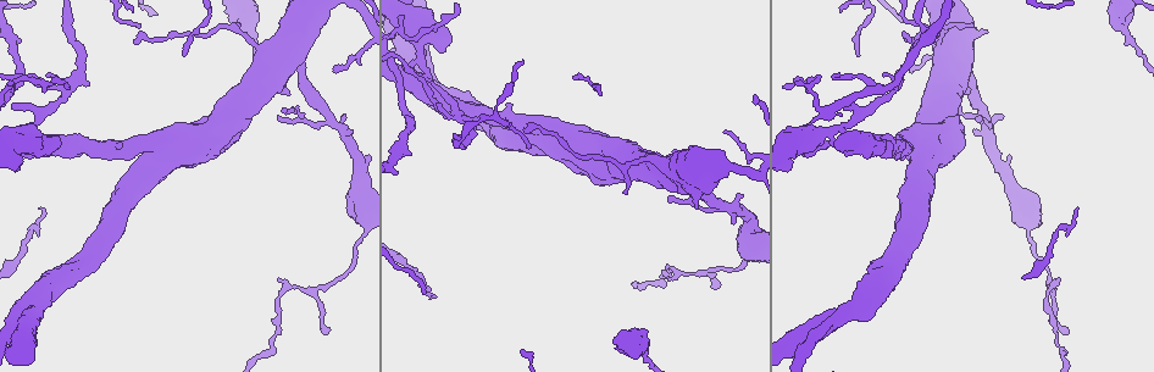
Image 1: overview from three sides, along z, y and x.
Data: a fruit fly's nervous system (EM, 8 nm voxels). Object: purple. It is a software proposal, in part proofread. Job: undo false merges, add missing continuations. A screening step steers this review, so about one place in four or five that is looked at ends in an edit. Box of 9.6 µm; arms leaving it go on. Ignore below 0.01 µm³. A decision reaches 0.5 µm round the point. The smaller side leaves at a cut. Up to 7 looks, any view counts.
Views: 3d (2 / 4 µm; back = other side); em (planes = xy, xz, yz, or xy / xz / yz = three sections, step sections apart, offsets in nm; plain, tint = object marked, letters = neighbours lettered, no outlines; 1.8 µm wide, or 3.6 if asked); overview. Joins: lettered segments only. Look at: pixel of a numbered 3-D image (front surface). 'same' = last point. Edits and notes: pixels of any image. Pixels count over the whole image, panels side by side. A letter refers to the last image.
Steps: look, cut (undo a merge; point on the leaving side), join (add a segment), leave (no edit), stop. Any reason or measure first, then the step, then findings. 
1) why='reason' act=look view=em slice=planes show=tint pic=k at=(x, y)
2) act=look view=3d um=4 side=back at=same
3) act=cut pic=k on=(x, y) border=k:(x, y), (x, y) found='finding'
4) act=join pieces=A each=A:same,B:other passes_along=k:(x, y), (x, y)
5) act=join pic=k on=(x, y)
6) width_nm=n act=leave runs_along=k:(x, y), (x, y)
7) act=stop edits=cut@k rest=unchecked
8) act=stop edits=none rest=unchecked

why='sharp bend' act=look view=3d um=4 pic=1 at=(680, 189)

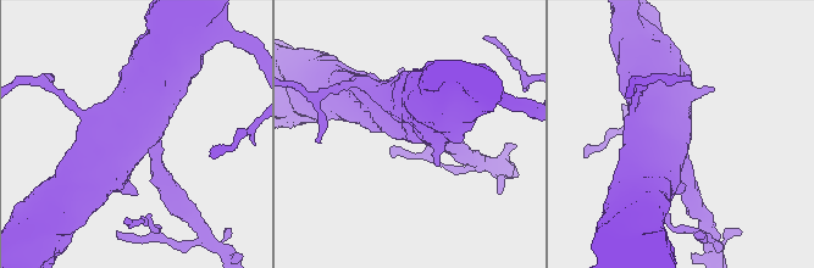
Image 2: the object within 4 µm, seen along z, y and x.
why='shape alone is not enough' act=look view=em slice=planes show=letters pic=2 at=(141, 135)

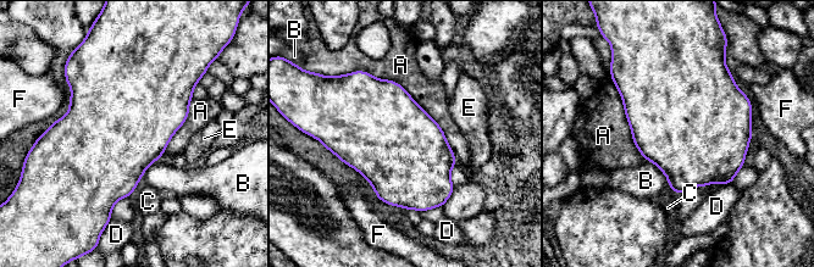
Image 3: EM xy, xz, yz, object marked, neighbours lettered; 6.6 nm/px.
longest_contact=A:900nm act=leave each=A:other,B:other,C:other,D:other,E:other,F:other border=3:(350, 72), (396, 81), (457, 162) found='continuous, no second neuron'

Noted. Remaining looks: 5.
act=look view=em slice=planes show=letters pic=1 at=(453, 109)

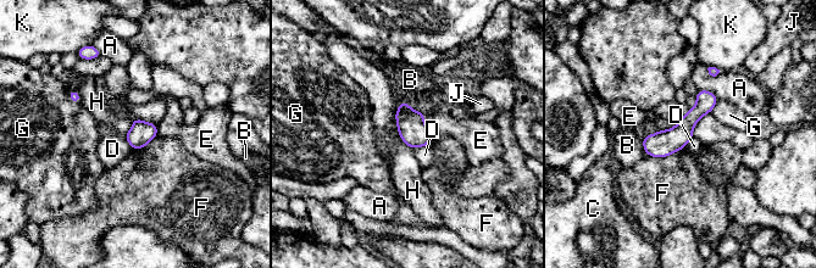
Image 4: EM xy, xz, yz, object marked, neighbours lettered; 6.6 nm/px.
act=leave each=A:other,B:other,C:other,D:other,E:other,F:other,G:other,H:other,J:other,K:other runs_along=4:(711, 96), (669, 141), (650, 152) found='one neuron here'

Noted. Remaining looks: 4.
why='calibre changes' act=look view=3d um=4 pic=1 at=(172, 151)

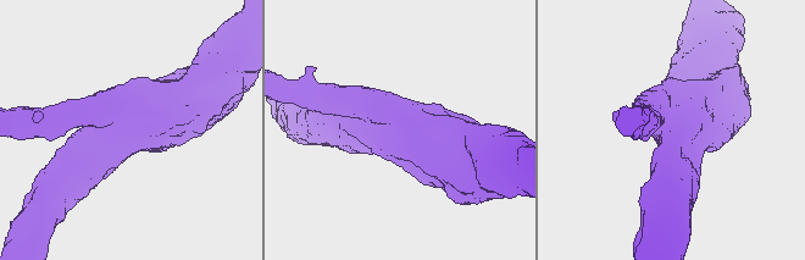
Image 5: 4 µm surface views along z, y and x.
act=look view=em um=3.6 slice=yz step=16 show=tint pic=5 at=(680, 124)

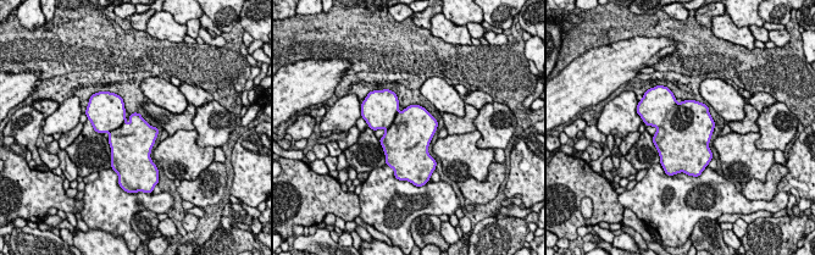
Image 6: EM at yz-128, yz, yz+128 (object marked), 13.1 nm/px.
why='another direction' act=look view=em um=3.6 slice=planes show=letters at=same

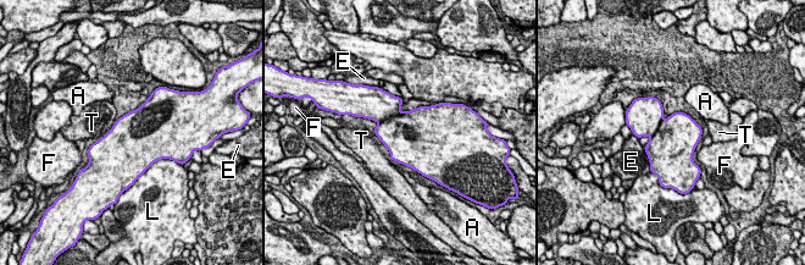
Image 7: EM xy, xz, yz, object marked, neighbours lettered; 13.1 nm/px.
act=leave each=A:other,E:other,F:other,L:other,T:other border=7:(116, 121), (101, 137) found='all the same neuron'

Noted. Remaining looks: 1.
act=stop edits=none rest=unchecked

